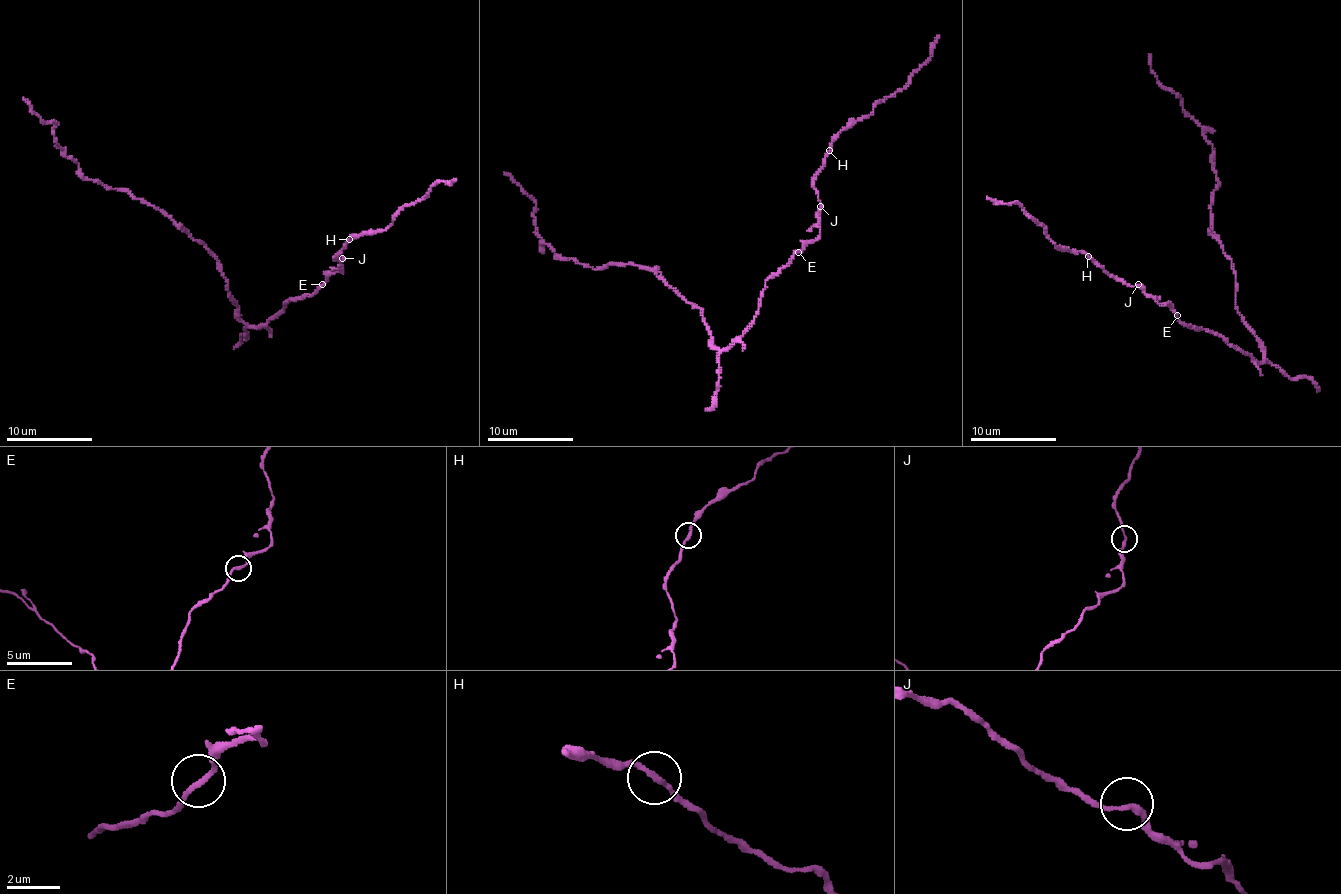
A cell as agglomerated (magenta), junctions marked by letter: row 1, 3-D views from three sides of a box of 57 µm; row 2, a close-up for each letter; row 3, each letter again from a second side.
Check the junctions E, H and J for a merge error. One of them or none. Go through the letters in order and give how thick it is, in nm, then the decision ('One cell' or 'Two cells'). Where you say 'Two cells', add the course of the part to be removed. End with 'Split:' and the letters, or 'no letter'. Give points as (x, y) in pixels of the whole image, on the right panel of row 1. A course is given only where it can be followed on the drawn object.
E: Thickness 200 nm. One cell
H: Thickness 200 nm. Two cells. Course of the part to remove: (1088, 257), (1059, 249), (1046, 228), (1017, 203), (998, 203), (987, 197)
J: Thickness 190 nm. One cell
Split: H

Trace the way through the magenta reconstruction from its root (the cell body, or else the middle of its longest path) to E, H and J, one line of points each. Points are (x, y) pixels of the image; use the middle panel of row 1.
E: (738, 339), (754, 319), (765, 282), (798, 252)
H: (738, 339), (754, 319), (765, 282), (820, 234), (820, 200), (814, 186), (814, 174), (829, 151)
J: (738, 339), (754, 319), (765, 282), (820, 234), (820, 206)

